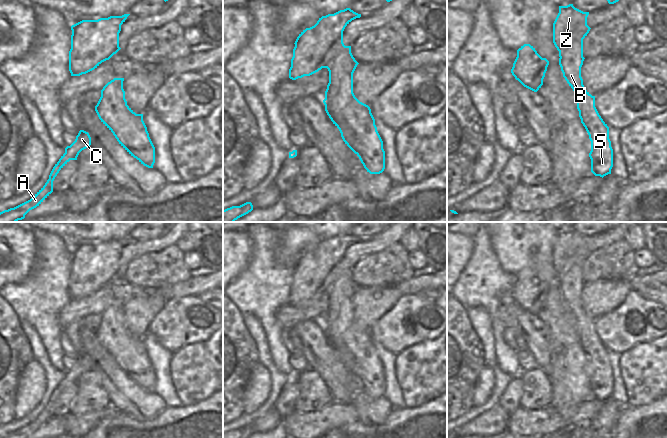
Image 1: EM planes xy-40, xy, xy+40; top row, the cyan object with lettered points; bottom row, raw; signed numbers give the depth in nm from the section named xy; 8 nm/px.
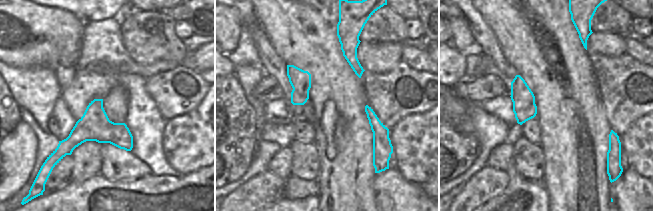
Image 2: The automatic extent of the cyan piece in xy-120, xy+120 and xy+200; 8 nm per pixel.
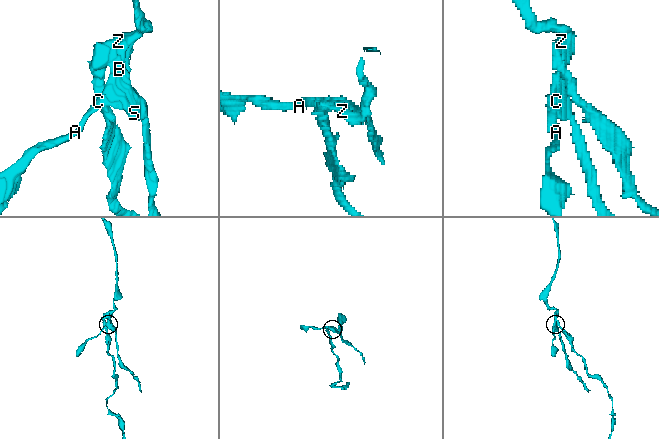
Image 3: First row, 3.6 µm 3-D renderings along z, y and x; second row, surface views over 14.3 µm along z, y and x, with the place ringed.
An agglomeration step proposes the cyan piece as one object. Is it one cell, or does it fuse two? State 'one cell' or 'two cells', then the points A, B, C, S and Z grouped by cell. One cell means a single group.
two cells; groups A B C S / Z

